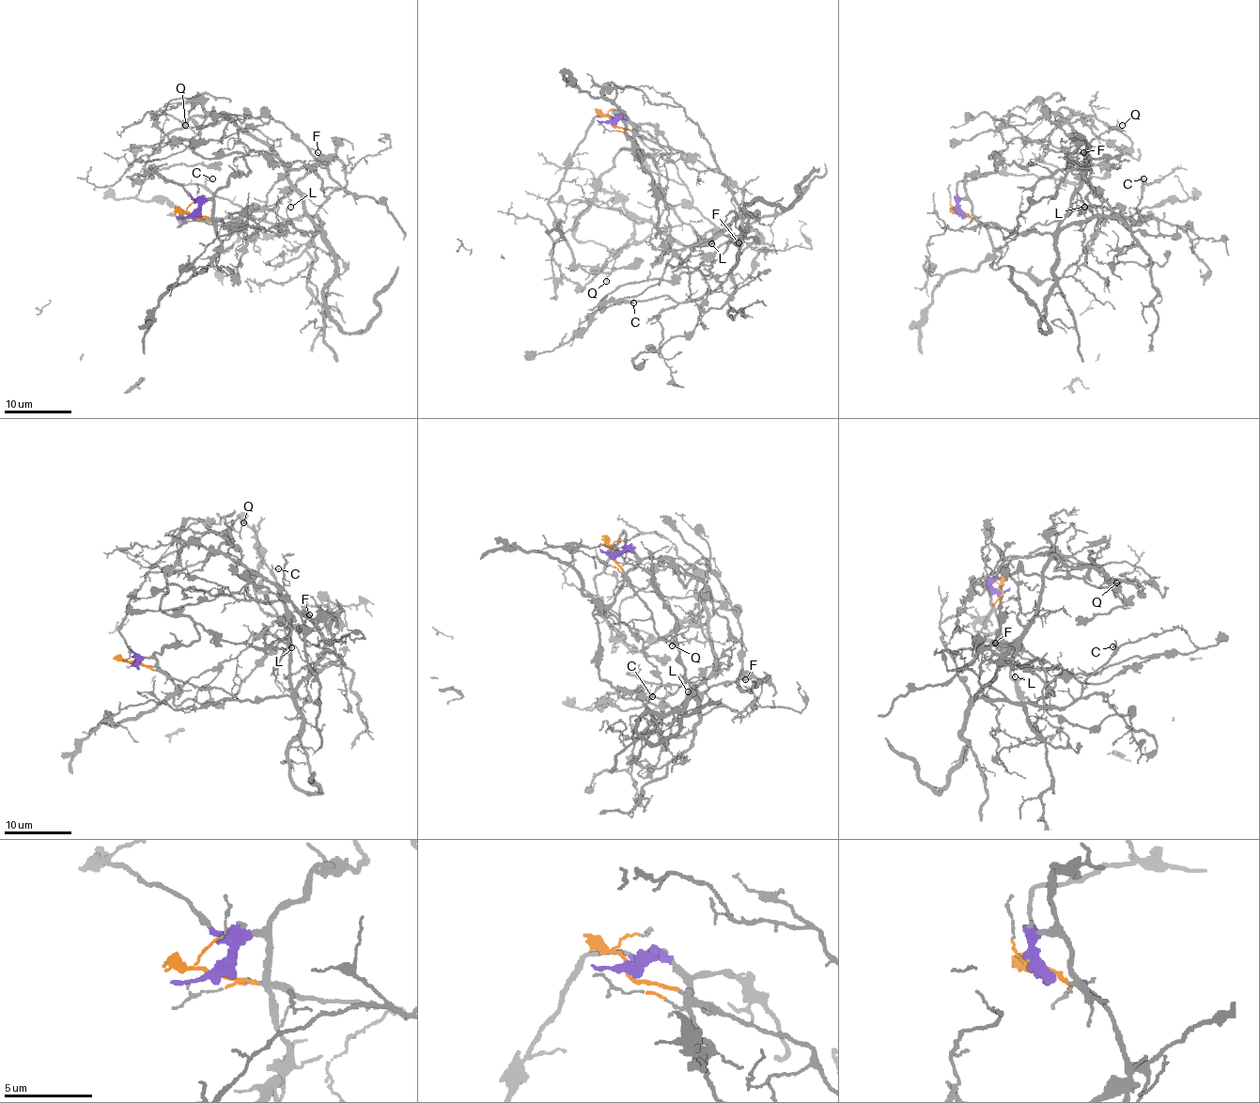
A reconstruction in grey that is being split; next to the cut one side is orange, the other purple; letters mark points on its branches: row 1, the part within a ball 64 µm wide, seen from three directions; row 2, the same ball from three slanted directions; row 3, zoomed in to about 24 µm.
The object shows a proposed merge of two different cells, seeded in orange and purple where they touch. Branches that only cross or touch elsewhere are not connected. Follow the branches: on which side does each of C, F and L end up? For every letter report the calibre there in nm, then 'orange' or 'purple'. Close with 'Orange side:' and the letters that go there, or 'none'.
C: 100 nm thick; orange
F: 130 nm thick; orange
L: 100 nm thick; orange
Orange side: C, F, L

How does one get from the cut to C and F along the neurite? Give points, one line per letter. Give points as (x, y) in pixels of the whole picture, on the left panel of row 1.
C: (191, 213), (278, 233), (319, 233), (315, 216), (276, 223), (256, 220), (219, 198), (206, 184), (212, 179)
F: (191, 213), (278, 233), (319, 233), (286, 164), (236, 122), (271, 117), (318, 152)

